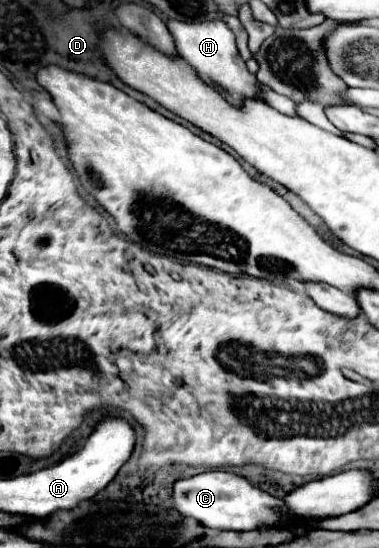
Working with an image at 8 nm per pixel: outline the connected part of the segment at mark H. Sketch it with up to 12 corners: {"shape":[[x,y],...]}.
{"shape":[[167,21],[177,53],[231,105],[261,97],[223,21]]}

